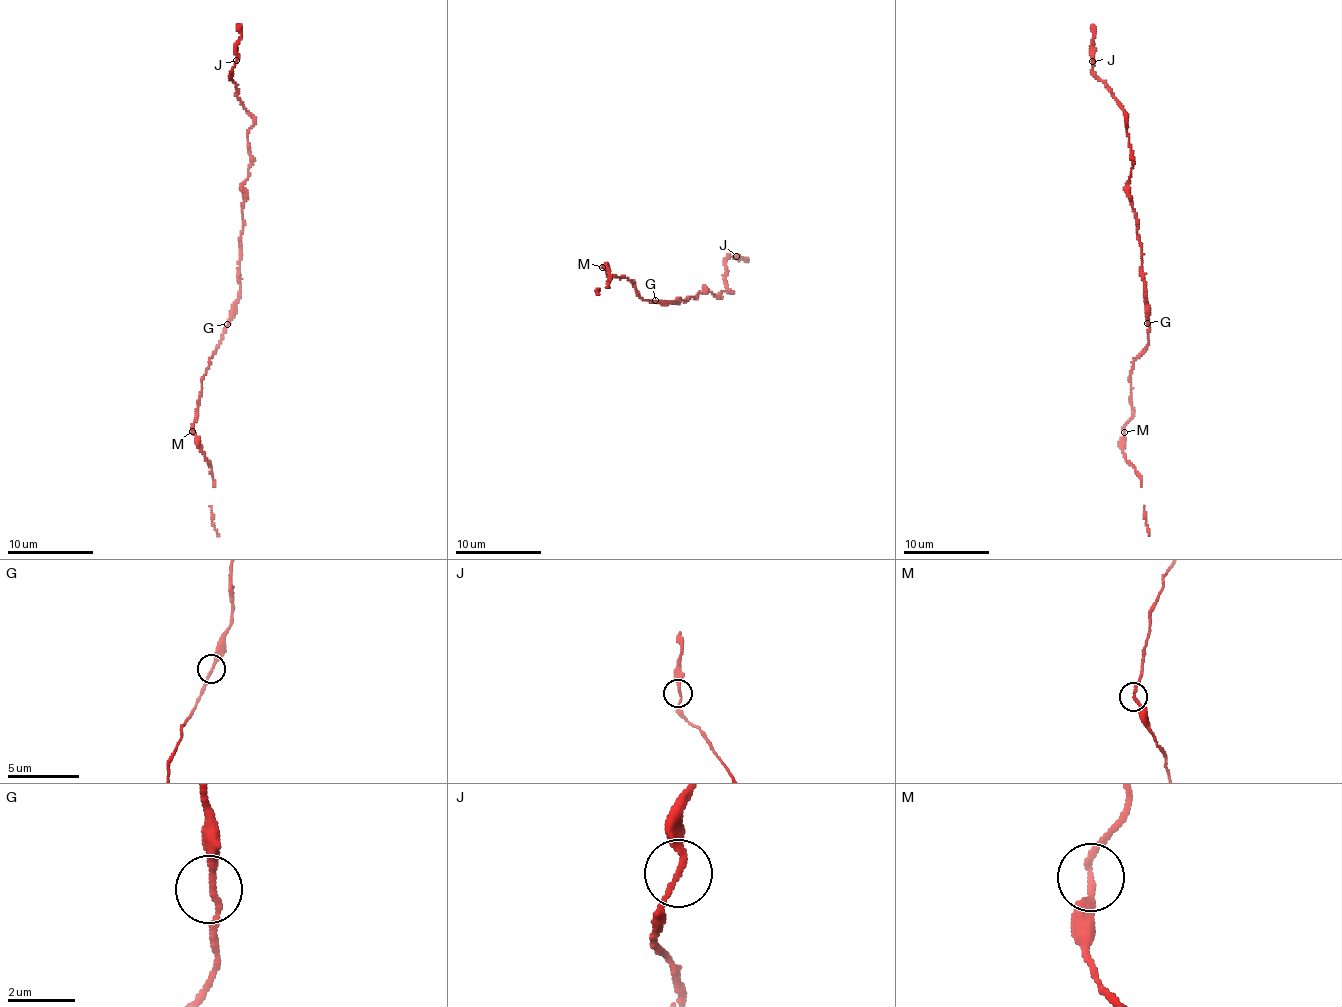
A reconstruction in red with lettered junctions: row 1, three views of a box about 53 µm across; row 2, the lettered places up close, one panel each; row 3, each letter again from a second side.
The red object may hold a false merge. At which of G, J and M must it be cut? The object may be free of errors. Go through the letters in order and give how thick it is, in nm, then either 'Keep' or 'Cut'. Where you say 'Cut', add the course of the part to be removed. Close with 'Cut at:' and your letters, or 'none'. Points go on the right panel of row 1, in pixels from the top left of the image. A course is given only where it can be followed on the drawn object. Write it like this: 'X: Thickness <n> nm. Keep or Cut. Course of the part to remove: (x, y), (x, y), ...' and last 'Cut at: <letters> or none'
G: Thickness 200 nm. Keep
J: Thickness 190 nm. Keep
M: Thickness 190 nm. Keep
Cut at: none

